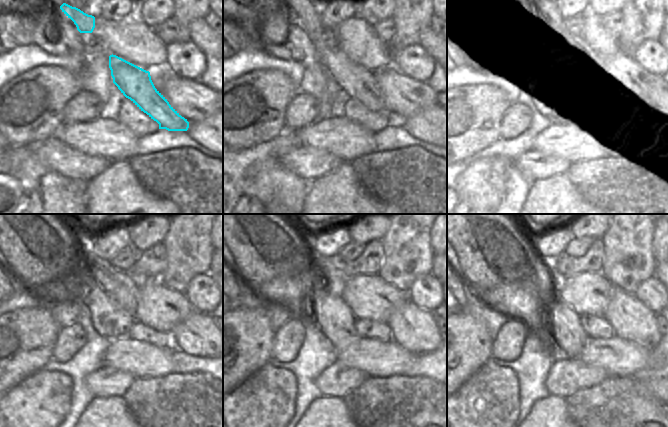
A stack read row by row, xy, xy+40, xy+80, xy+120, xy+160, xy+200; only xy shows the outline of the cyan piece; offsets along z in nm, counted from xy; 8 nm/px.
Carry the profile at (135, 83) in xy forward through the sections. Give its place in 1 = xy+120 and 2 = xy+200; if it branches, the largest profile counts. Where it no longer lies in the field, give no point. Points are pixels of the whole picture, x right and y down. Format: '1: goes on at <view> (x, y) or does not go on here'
1: goes on at xy+120 (124, 289)
2: goes on at xy+200 (556, 277)

